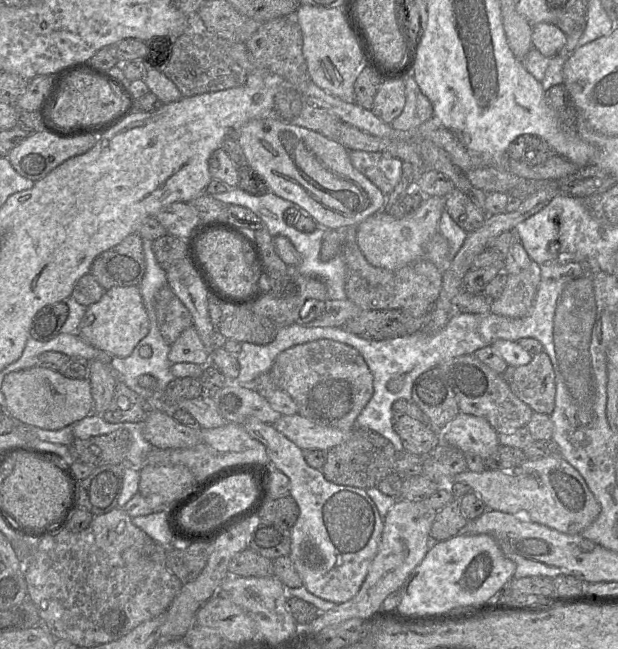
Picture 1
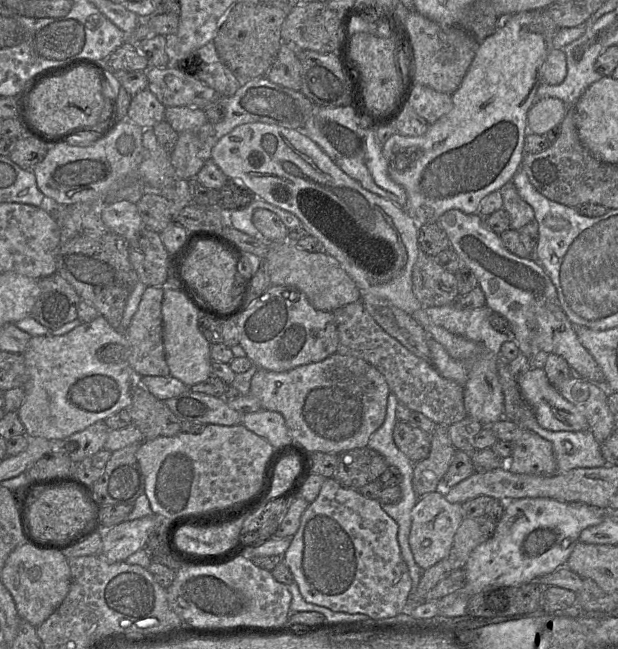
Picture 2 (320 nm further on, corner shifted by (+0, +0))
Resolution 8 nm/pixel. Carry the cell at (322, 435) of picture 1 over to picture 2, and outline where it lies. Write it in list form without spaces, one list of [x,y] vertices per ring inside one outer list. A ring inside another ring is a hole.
[[[261,410],[244,414],[242,425],[267,440],[273,447],[281,446],[293,440],[286,421],[279,412]]]

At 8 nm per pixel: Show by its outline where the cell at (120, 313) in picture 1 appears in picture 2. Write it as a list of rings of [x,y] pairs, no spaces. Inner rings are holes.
[[[102,315],[91,322],[82,323],[64,335],[32,336],[23,356],[29,379],[23,385],[25,399],[17,414],[29,438],[63,440],[98,421],[104,421],[122,409],[128,409],[132,403],[131,385],[136,374],[129,363],[127,337],[122,330],[113,328]],[[113,345],[121,347],[121,355],[111,350]],[[106,357],[120,358],[106,361]]]

